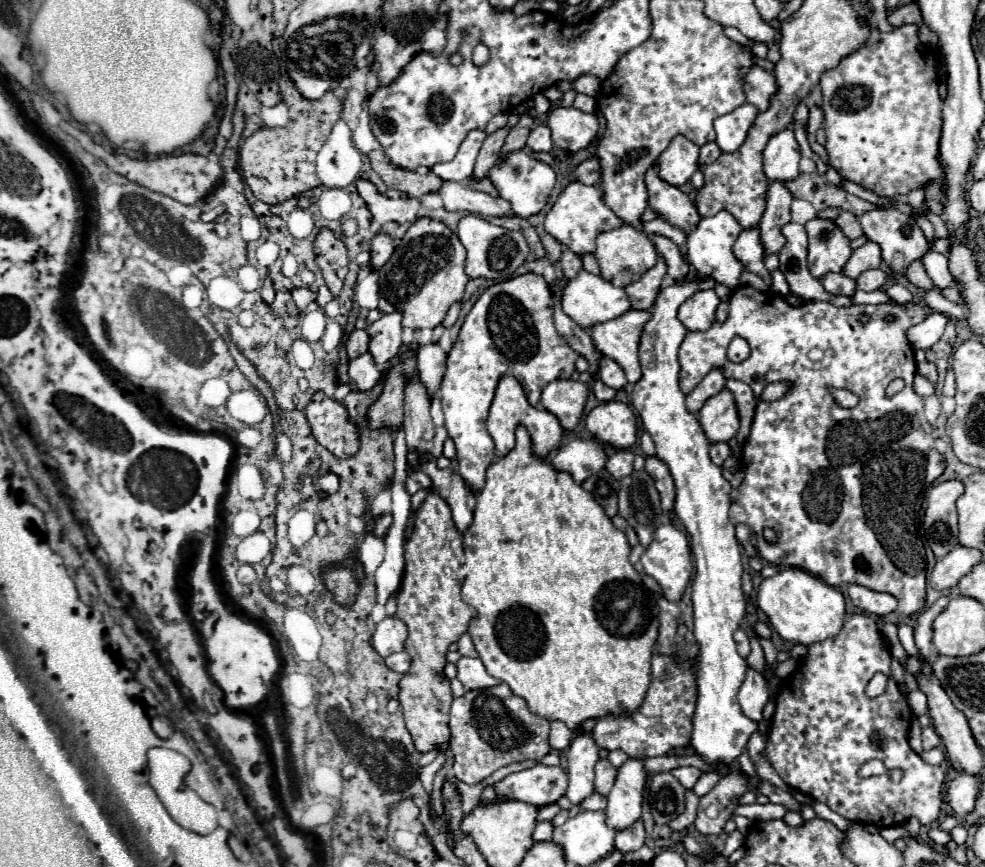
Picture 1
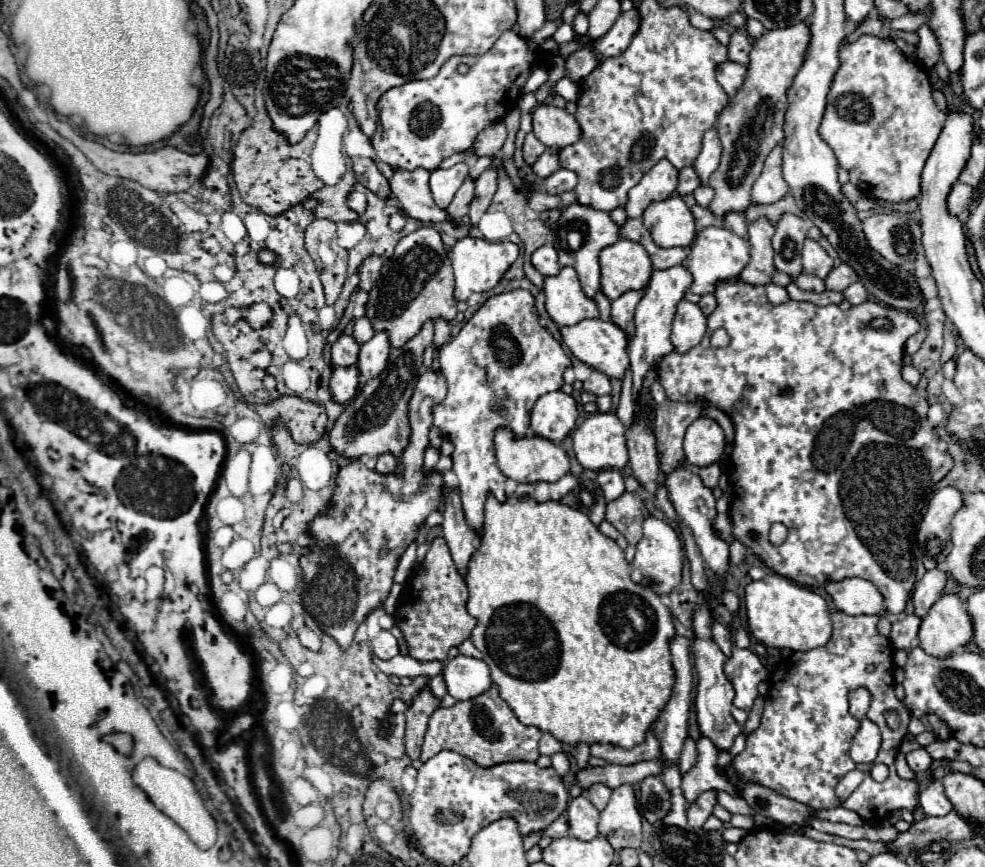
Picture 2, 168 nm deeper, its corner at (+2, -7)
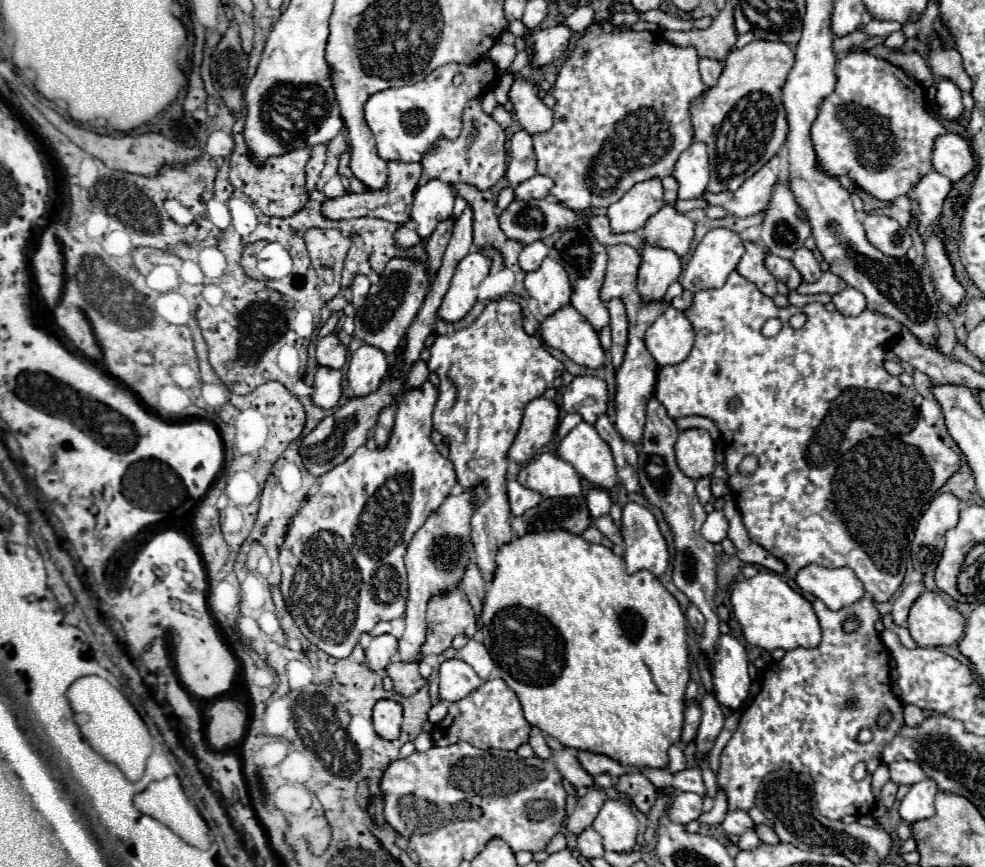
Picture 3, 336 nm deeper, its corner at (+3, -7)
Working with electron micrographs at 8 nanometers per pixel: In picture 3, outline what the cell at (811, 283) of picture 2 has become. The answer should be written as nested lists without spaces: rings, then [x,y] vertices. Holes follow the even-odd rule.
[[[775,255],[767,257],[767,269],[773,273],[777,281],[783,281],[789,289],[797,289],[803,283],[801,273],[795,269],[795,265],[787,259],[777,259]]]

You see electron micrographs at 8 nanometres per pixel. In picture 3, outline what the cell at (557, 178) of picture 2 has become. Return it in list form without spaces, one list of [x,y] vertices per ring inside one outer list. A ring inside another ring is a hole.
[[[535,175],[533,179],[527,179],[525,183],[517,185],[515,195],[517,195],[517,199],[523,199],[523,201],[545,199],[545,197],[549,197],[553,185],[555,185],[553,179],[549,179],[545,175]]]

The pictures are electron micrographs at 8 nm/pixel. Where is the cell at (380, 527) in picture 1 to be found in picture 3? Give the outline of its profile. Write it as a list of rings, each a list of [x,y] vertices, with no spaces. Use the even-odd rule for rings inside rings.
[[[431,381],[411,387],[401,397],[401,407],[397,407],[389,445],[373,451],[359,447],[345,463],[321,475],[319,489],[309,493],[309,497],[301,503],[301,509],[281,545],[281,591],[287,607],[301,633],[335,659],[349,657],[359,637],[369,633],[379,621],[403,617],[407,603],[407,573],[403,563],[407,545],[425,519],[441,507],[445,497],[451,495],[457,485],[451,461],[441,457],[431,443],[431,413],[437,397],[439,389]]]

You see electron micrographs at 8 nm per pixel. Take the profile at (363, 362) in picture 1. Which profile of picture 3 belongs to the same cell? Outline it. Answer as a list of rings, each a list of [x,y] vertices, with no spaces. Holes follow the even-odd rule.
[[[319,367],[317,377],[315,377],[315,393],[313,393],[313,403],[323,407],[323,409],[333,409],[337,401],[341,399],[341,383],[343,383],[343,373],[331,367]]]

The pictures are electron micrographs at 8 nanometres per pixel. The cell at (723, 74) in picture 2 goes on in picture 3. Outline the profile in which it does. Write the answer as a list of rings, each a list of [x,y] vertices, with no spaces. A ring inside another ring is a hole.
[[[701,59],[699,61],[699,71],[701,71],[703,83],[707,87],[713,87],[713,85],[717,85],[719,75],[723,73],[723,63],[717,61],[717,59]]]

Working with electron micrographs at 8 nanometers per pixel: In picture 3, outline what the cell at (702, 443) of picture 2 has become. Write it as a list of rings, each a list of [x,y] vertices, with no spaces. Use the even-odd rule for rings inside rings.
[[[685,429],[677,439],[675,457],[677,465],[691,479],[711,475],[715,469],[715,441],[711,439],[709,431]]]

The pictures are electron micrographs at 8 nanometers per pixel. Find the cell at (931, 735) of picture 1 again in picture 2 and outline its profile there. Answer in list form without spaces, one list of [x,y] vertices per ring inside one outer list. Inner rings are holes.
[[[916,749],[916,751],[910,751],[906,755],[906,763],[914,773],[922,773],[932,765],[932,759],[924,749]]]

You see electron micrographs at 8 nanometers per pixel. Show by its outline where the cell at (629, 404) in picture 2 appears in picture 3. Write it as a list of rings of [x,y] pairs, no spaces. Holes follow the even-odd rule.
[[[611,299],[607,301],[607,309],[611,313],[611,335],[613,335],[613,345],[609,349],[611,353],[611,363],[613,369],[617,371],[623,363],[625,351],[627,351],[627,343],[629,343],[629,331],[627,331],[627,311],[625,311],[625,303],[621,299]]]

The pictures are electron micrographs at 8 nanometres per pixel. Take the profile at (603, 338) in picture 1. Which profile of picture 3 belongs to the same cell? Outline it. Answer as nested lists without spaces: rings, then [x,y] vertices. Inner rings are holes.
[[[565,307],[561,311],[557,311],[555,315],[547,317],[541,323],[541,337],[549,347],[555,347],[559,351],[563,351],[569,359],[573,359],[577,365],[583,367],[591,367],[591,369],[599,369],[607,363],[607,351],[603,349],[601,341],[599,341],[599,333],[591,327],[591,323],[577,313],[573,307]]]

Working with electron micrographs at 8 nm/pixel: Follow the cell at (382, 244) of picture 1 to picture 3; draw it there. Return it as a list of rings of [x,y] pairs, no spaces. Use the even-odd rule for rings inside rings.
[[[357,275],[357,277],[353,279],[351,291],[353,291],[353,305],[355,305],[355,307],[359,307],[359,305],[365,301],[367,291],[369,291],[369,285],[371,285],[371,281],[369,281],[367,275]]]

